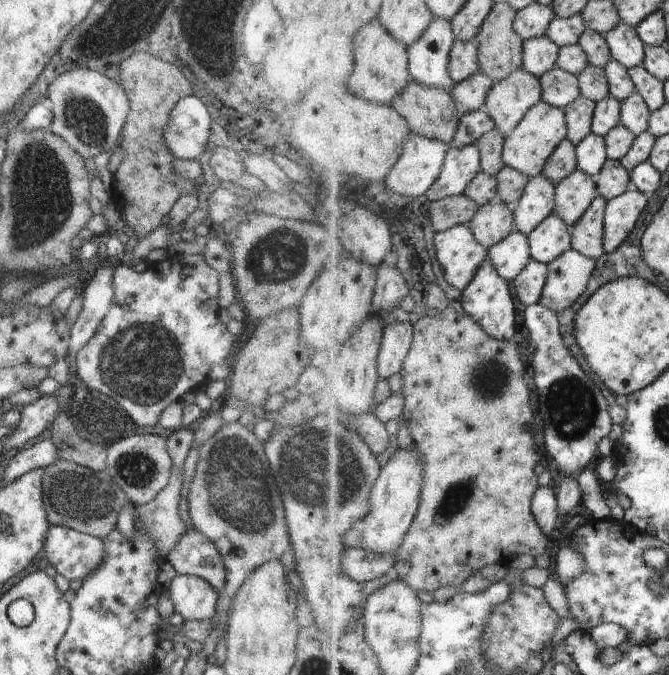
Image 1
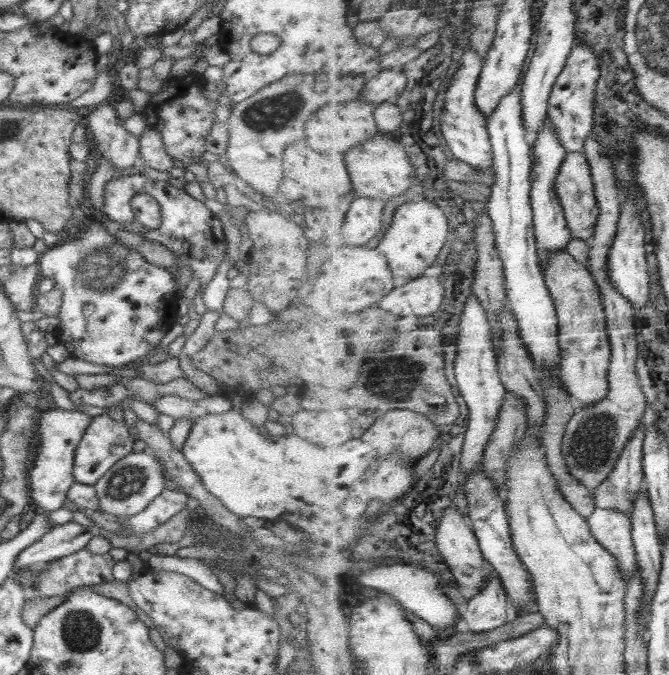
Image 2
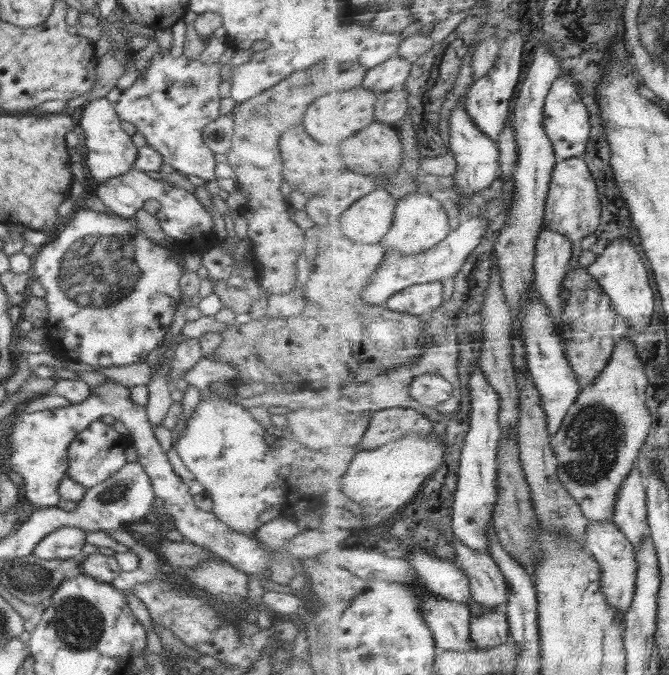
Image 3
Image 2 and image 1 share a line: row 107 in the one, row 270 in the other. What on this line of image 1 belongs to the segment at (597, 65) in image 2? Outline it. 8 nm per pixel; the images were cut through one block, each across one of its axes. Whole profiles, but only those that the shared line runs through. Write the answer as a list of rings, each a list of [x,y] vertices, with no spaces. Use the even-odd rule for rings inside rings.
[[[572,248],[558,260],[549,264],[549,283],[540,304],[548,306],[556,314],[572,308],[590,286],[598,260]]]

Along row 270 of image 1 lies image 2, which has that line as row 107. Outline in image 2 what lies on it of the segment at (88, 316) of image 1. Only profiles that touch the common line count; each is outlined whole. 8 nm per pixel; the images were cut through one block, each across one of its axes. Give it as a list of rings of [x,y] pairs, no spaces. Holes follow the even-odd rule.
[[[104,102],[97,105],[84,116],[84,124],[92,132],[98,154],[109,160],[118,174],[139,164],[139,136],[125,130],[112,105]]]

